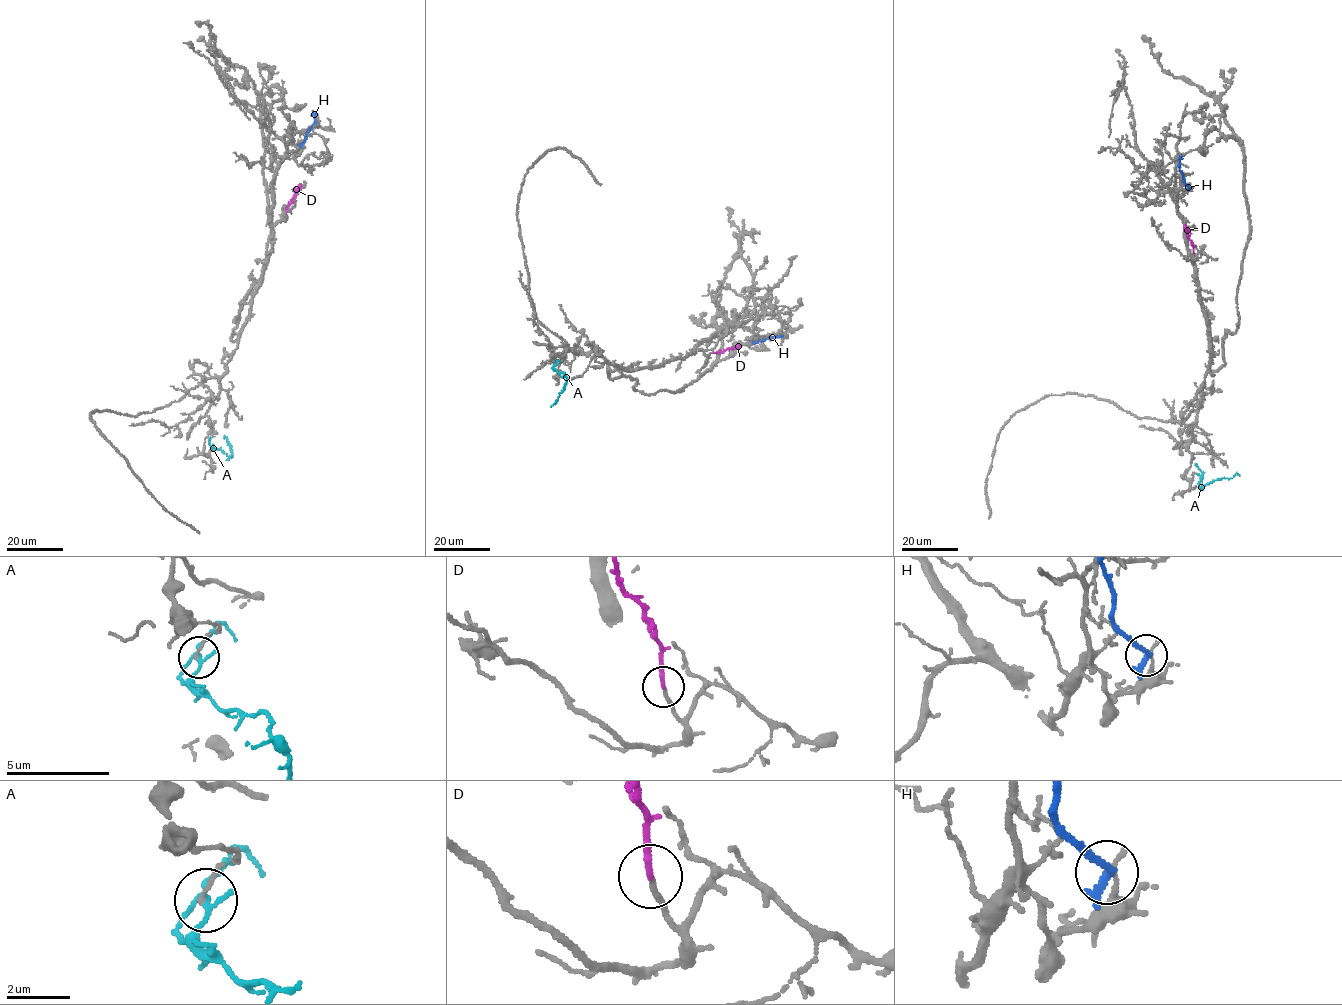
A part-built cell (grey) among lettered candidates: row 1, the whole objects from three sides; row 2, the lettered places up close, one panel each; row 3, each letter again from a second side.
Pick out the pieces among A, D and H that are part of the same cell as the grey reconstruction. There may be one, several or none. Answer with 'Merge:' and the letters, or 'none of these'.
Merge: D

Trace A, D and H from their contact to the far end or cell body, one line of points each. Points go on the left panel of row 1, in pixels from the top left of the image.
A: (211, 447), (231, 455), (230, 445), (226, 437), (223, 438)
D: (286, 211), (299, 183)
H: (299, 145), (305, 140), (315, 120), (314, 112)

